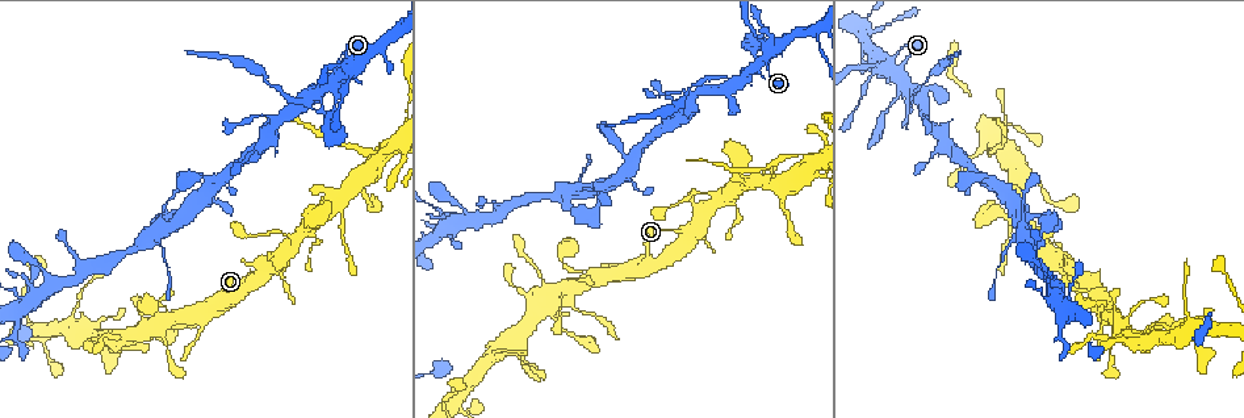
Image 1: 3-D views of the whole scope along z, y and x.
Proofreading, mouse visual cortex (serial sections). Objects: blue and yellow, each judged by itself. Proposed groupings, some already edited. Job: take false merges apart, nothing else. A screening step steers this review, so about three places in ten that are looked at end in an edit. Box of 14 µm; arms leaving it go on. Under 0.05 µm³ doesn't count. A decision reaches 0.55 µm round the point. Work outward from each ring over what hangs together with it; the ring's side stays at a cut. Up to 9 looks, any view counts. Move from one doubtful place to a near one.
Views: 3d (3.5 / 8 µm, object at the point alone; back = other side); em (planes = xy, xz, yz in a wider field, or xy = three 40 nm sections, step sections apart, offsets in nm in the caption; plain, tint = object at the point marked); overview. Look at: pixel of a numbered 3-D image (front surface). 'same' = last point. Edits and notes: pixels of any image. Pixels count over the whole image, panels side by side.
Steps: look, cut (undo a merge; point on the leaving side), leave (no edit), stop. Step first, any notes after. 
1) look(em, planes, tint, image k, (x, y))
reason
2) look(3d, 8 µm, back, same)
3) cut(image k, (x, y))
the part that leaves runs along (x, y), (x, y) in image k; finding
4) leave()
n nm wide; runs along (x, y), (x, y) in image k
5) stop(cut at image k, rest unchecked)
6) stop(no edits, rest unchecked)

look(3d, 3.5 µm, image 1, (887, 64))
thin arm on a thick one

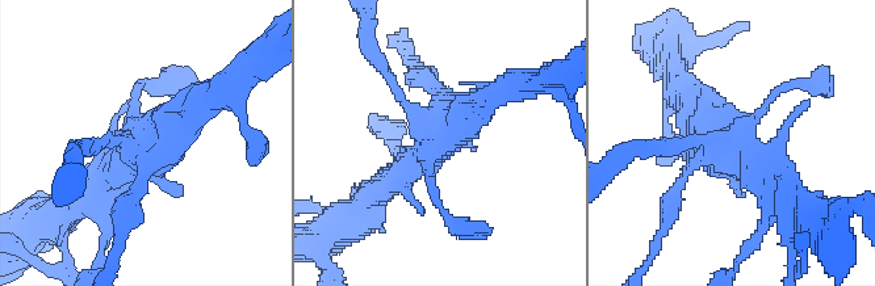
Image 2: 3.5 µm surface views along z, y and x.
look(em, xy, step 5, tint, image 2, (739, 141))

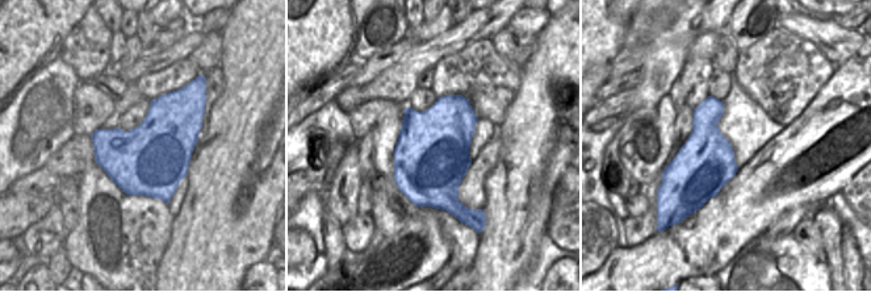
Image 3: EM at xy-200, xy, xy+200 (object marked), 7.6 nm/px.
look(em, xy, step 2, tint, same)
another direction

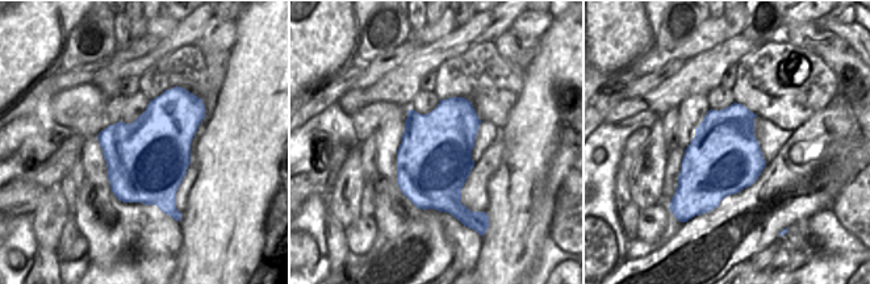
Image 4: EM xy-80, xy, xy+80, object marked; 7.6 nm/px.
leave()
runs along (143, 81), (135, 150), (83, 202) in image 2; one cell here

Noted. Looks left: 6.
look(3d, 3.5 µm, image 1, (696, 94))
small branch off a trunk

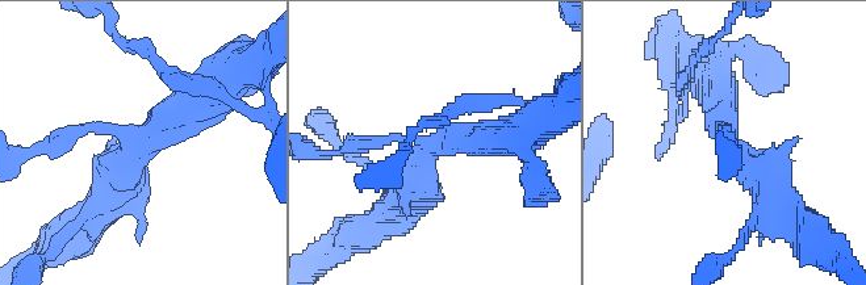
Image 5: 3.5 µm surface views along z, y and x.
look(em, xy, step 1, tint, image 5, (139, 150))
3 arms; arms of 150, 350, 500 nm

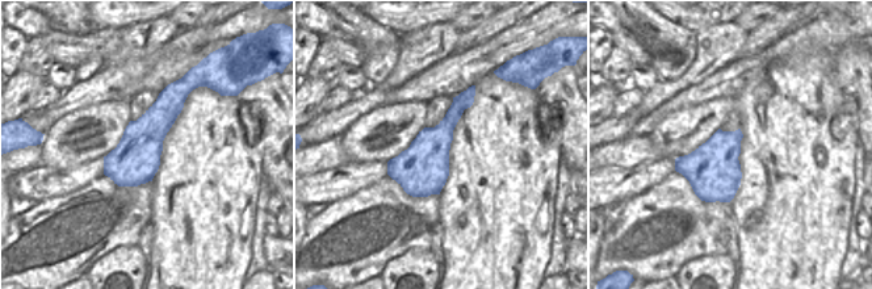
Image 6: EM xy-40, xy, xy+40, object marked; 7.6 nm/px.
look(em, planes, tint, same)
another direction

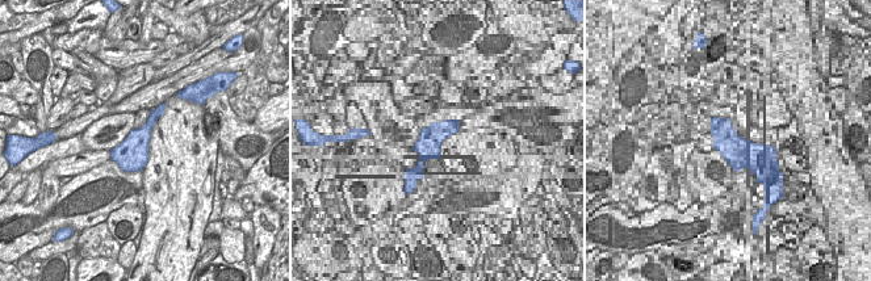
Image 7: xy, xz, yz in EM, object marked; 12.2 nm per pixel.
leave()
runs along (205, 95), (149, 130), (104, 204) in image 5; all the same cell

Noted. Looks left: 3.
look(3d, 3.5 µm, image 1, (332, 206))
thin arm on a thick one

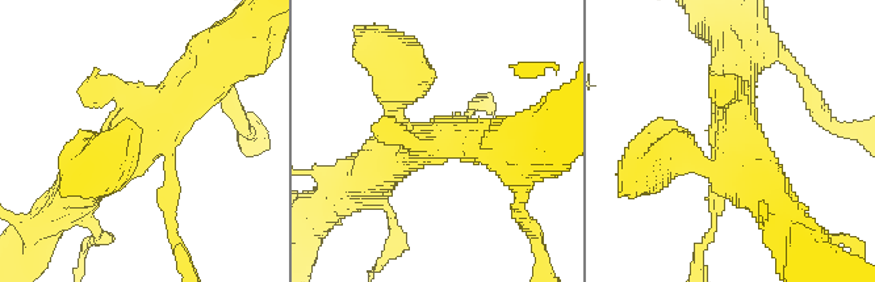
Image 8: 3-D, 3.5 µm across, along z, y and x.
look(em, xy, step 2, tint, image 8, (732, 138))
shape alone is not enough

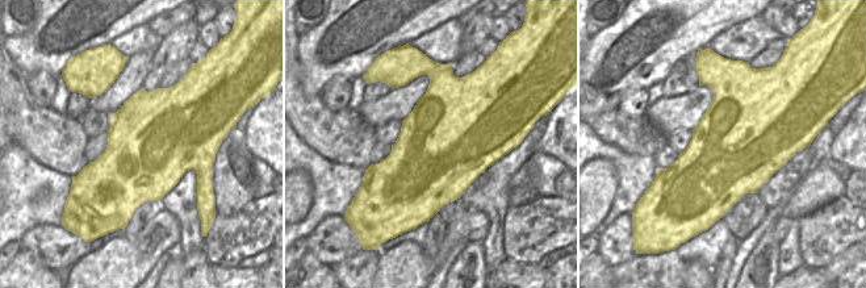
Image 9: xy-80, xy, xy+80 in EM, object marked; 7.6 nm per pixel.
leave()
runs along (78, 186), (134, 146), (206, 74) in image 8; all the same cell

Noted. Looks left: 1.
look(3d, 3.5 µm, image 1, (22, 308))
thin arm on a thick one

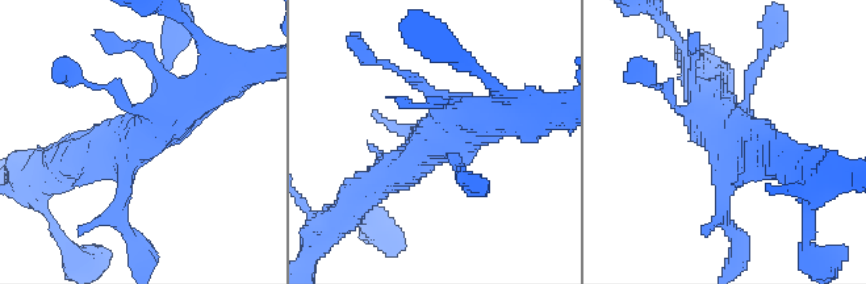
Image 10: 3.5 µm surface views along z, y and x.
leave()
runs along (229, 80), (136, 145), (96, 157) in image 10; continuous, no second cell

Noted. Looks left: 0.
stop(no edits, rest unchecked)

